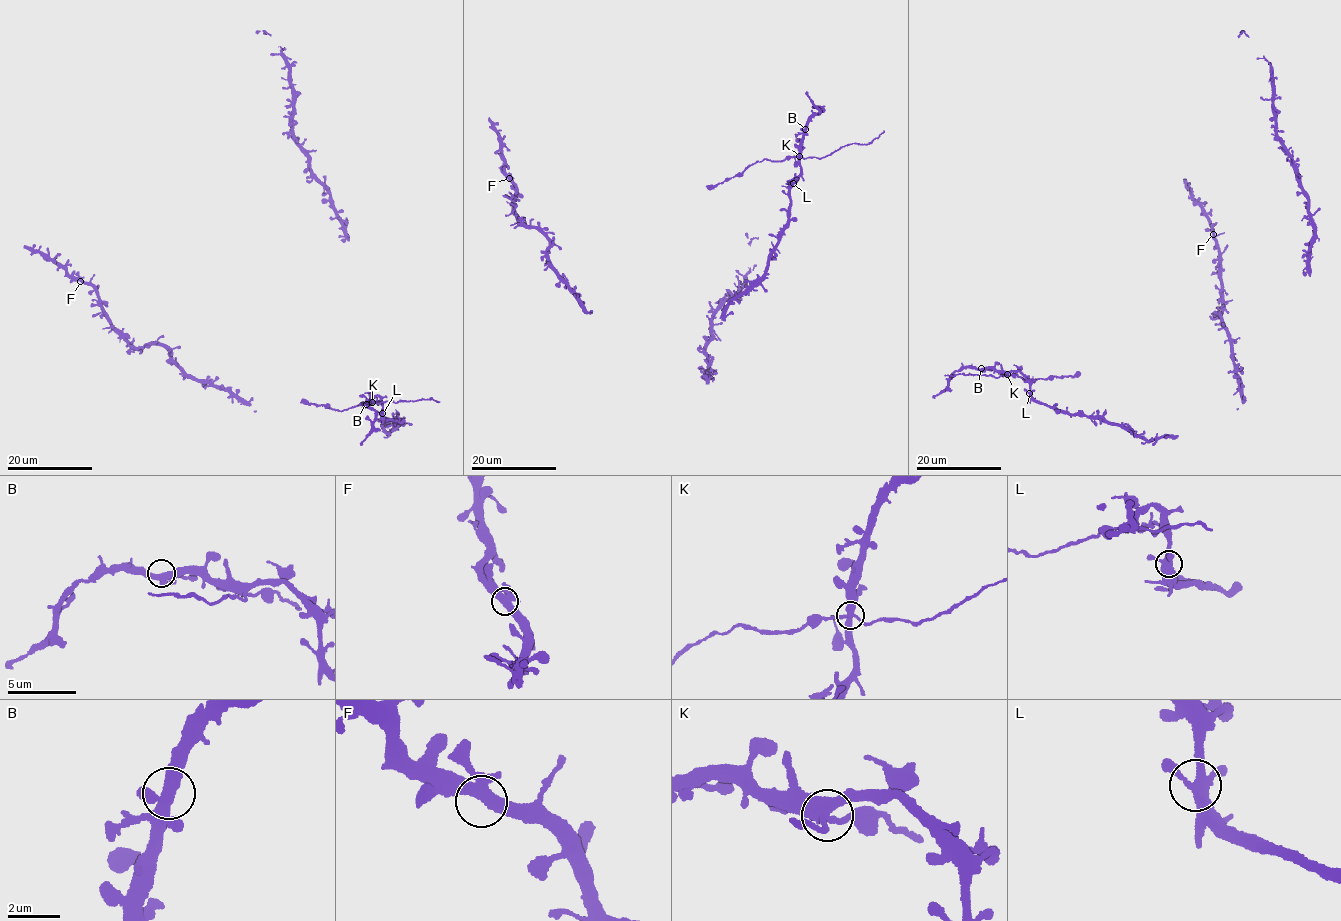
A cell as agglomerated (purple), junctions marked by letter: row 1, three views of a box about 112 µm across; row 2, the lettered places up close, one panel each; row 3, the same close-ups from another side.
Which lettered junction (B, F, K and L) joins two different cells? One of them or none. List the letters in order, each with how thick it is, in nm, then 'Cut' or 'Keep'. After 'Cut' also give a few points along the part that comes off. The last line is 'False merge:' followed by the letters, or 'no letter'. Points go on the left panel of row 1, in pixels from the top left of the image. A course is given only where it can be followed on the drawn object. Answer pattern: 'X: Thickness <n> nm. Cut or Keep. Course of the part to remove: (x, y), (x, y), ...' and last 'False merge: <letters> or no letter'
B: Thickness 400 nm. Keep
F: Thickness 400 nm. Keep
K: Thickness 400 nm. Cut. Course of the part to remove: (372, 402), (337, 410), (322, 404), (305, 403), (302, 400)
L: Thickness 380 nm. Keep
False merge: K

